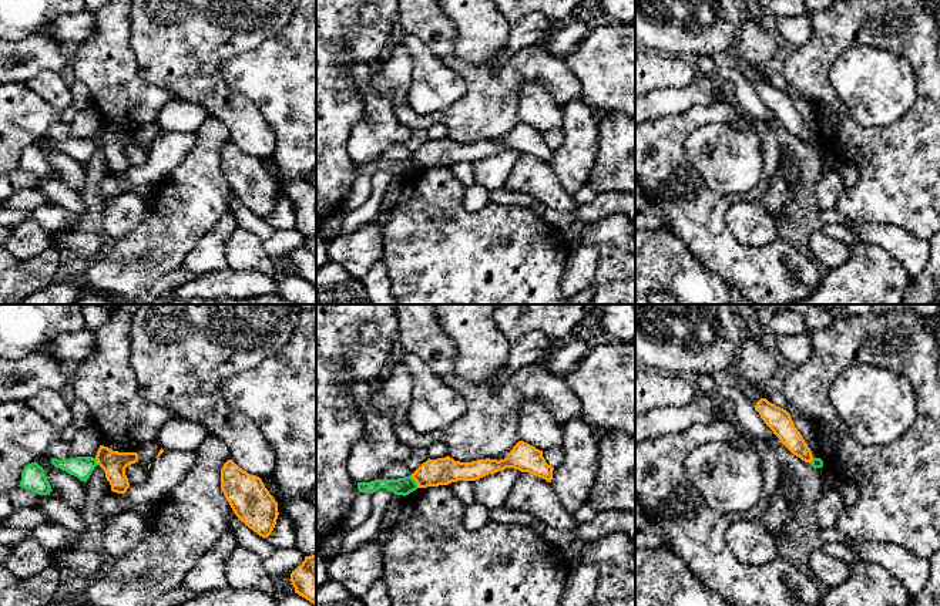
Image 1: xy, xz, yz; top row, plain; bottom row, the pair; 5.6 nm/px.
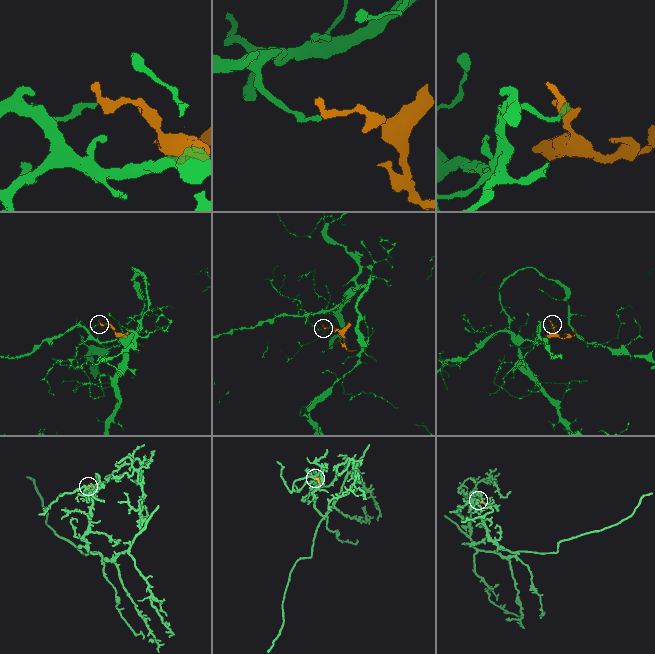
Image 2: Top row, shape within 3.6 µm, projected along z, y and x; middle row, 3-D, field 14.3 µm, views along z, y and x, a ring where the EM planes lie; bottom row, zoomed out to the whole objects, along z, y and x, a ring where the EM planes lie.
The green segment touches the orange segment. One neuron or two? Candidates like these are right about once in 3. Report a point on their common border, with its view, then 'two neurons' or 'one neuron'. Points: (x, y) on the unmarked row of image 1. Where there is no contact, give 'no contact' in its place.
meets green in xz at (415, 162); two neurons

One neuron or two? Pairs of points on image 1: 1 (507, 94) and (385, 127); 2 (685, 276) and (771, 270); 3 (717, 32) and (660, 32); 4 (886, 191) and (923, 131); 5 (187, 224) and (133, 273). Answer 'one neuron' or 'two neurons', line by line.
1: two neurons
2: two neurons
3: one neuron
4: one neuron
5: one neuron

